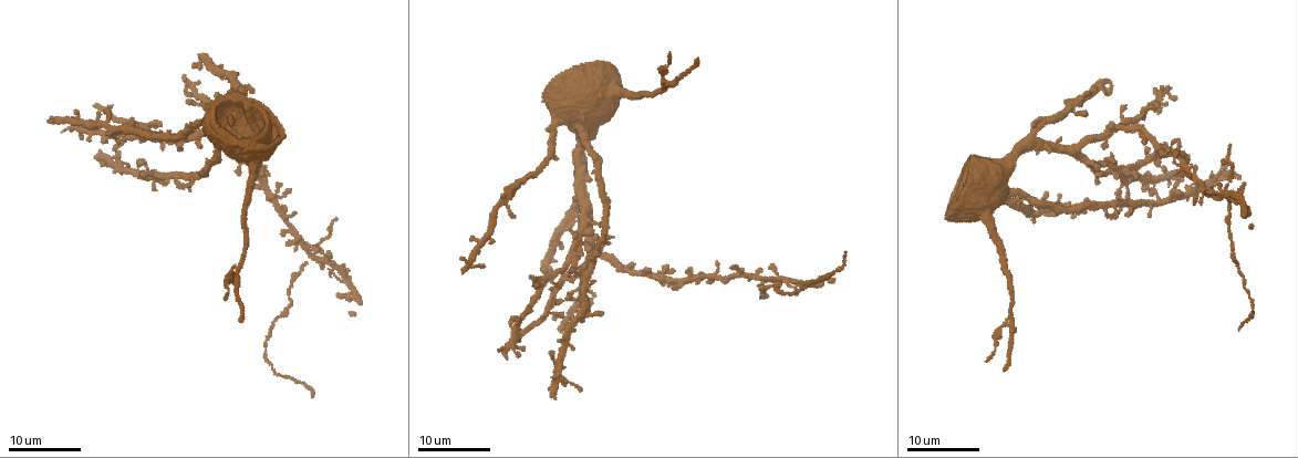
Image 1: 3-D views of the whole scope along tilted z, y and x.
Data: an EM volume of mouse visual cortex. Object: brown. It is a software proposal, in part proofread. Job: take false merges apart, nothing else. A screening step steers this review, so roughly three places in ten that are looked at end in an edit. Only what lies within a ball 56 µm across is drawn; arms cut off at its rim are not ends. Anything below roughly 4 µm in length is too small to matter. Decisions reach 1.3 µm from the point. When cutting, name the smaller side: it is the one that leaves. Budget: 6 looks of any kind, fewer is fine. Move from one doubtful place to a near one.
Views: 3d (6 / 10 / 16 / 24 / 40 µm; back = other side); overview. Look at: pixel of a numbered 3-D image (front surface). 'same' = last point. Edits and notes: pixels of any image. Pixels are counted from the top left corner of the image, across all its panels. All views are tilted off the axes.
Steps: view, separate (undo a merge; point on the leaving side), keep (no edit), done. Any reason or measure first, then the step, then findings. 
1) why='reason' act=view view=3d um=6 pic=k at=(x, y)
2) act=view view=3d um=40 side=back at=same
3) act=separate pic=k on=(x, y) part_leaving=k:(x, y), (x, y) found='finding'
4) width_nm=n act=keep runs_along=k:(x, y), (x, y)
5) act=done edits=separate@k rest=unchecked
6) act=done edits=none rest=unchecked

act=view view=3d um=16 pic=1 at=(583, 210)

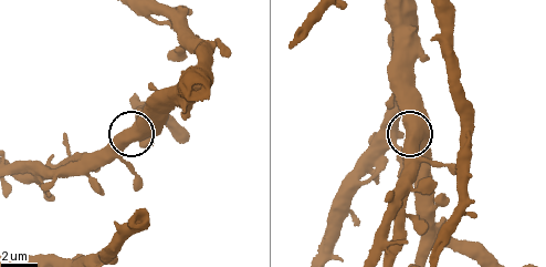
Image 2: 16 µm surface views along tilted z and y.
act=view view=3d um=6 pic=2 at=(134, 134)

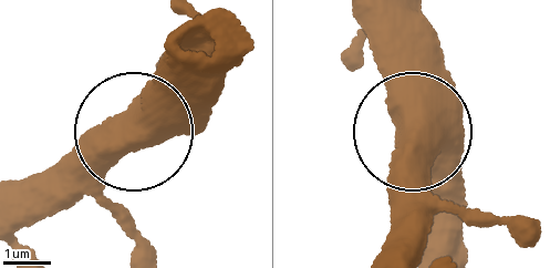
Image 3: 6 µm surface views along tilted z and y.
side_arm_um=28 act=keep found='all the same neuron'

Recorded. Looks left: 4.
why='four arms meet' act=view view=3d um=24 pic=1 at=(666, 84)

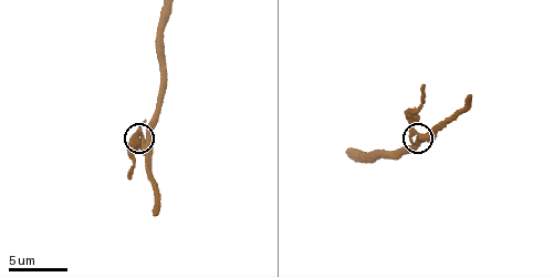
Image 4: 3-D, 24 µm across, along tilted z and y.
why='zoom in' act=view view=3d um=10 pic=4 at=(423, 136)

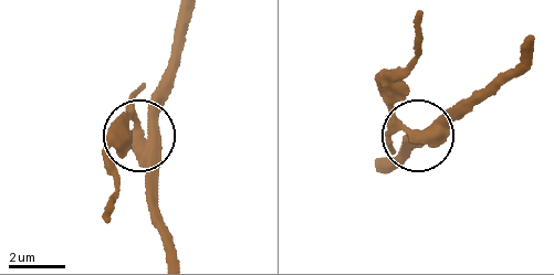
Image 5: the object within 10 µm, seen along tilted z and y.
why='other side' act=view view=3d um=10 side=back pic=5 at=(418, 138)

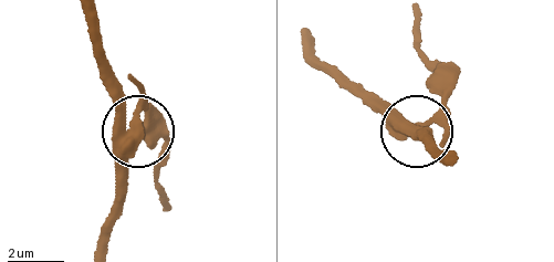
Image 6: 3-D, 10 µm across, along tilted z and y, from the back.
side_arm_um=7 act=separate pic=6 on=(144, 108) found='two neurons meet here'

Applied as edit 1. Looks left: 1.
act=done edits=separate@6 rest=unchecked

